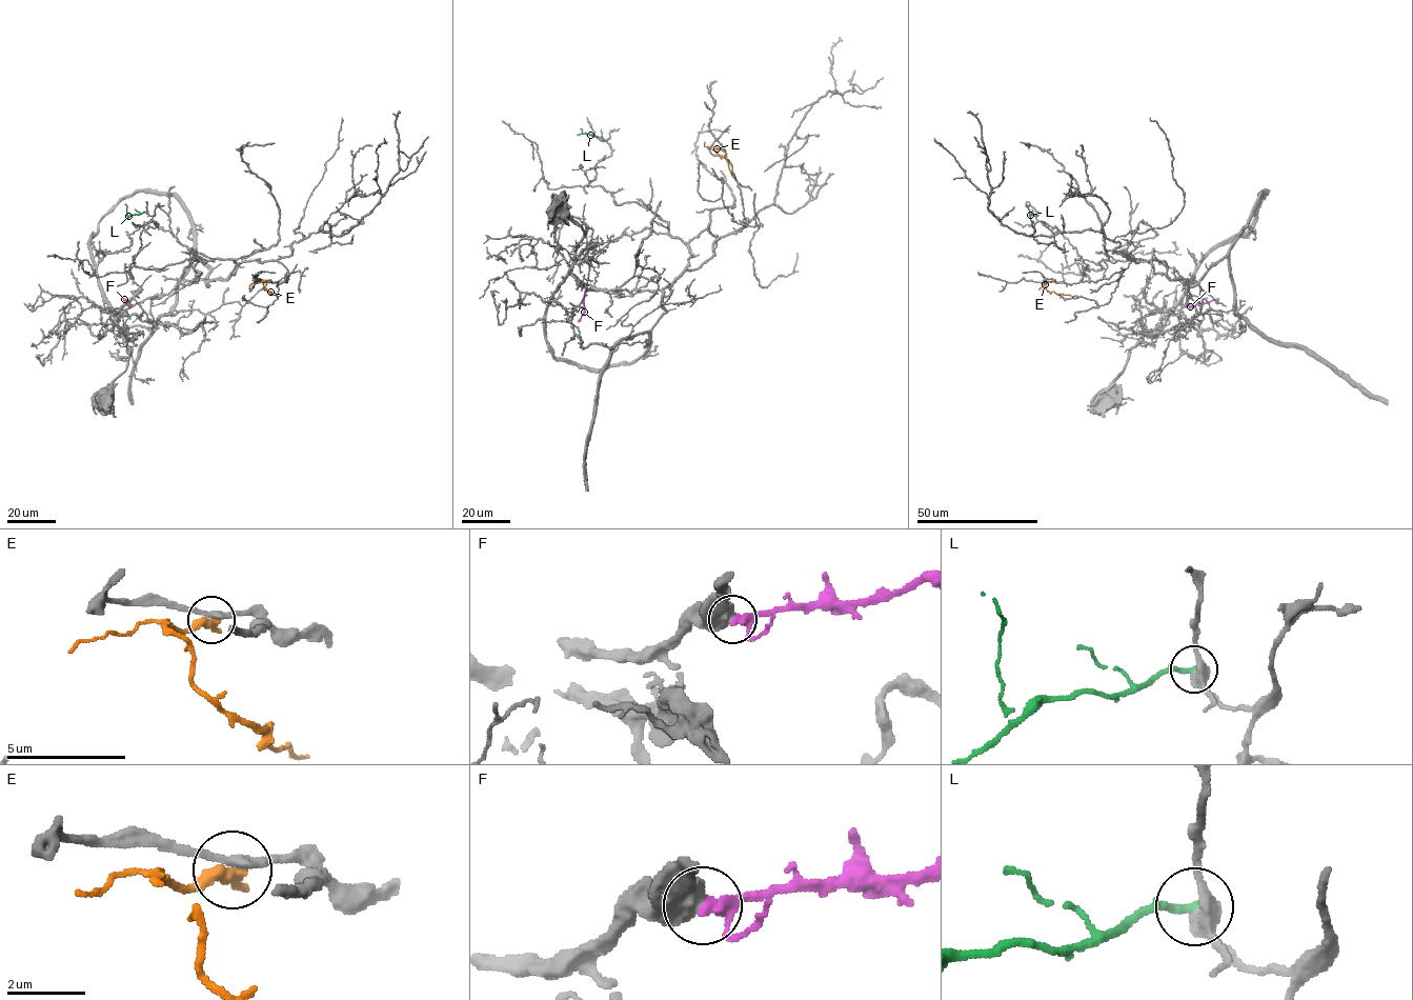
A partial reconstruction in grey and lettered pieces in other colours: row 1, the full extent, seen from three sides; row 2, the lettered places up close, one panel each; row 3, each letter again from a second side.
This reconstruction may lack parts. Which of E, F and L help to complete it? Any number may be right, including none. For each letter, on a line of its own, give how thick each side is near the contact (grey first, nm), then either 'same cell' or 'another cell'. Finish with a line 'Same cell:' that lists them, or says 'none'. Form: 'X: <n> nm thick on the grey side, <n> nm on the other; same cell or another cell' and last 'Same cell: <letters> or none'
E: 240 nm thick on the grey side, 320 nm on the other; another cell
F: 650 nm thick on the grey side, 240 nm on the other; another cell
L: 360 nm thick on the grey side, 240 nm on the other; another cell
Same cell: none

